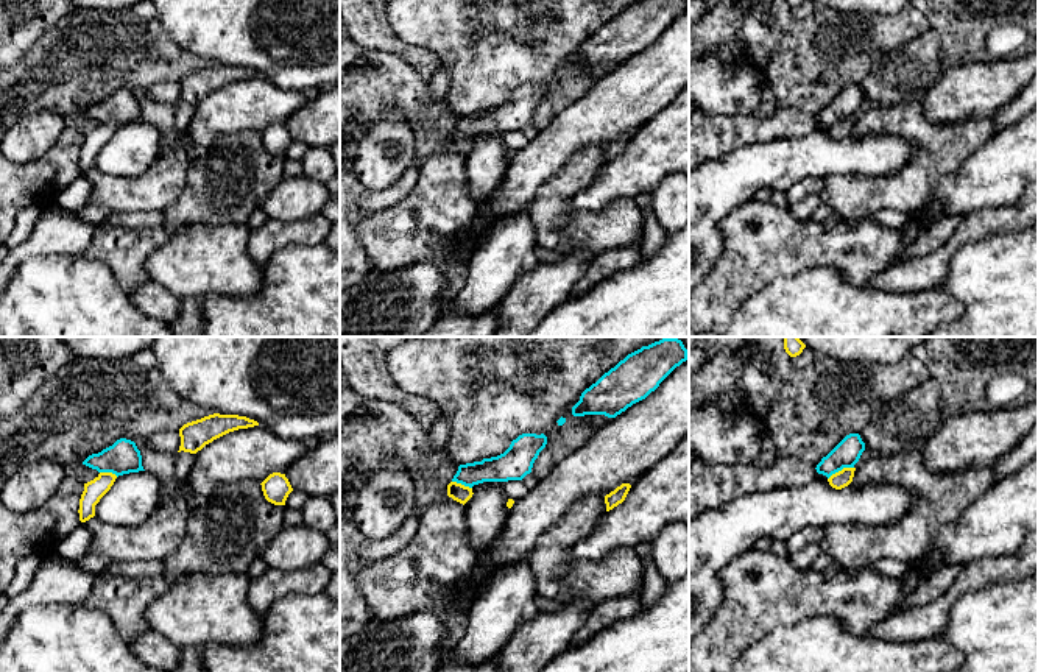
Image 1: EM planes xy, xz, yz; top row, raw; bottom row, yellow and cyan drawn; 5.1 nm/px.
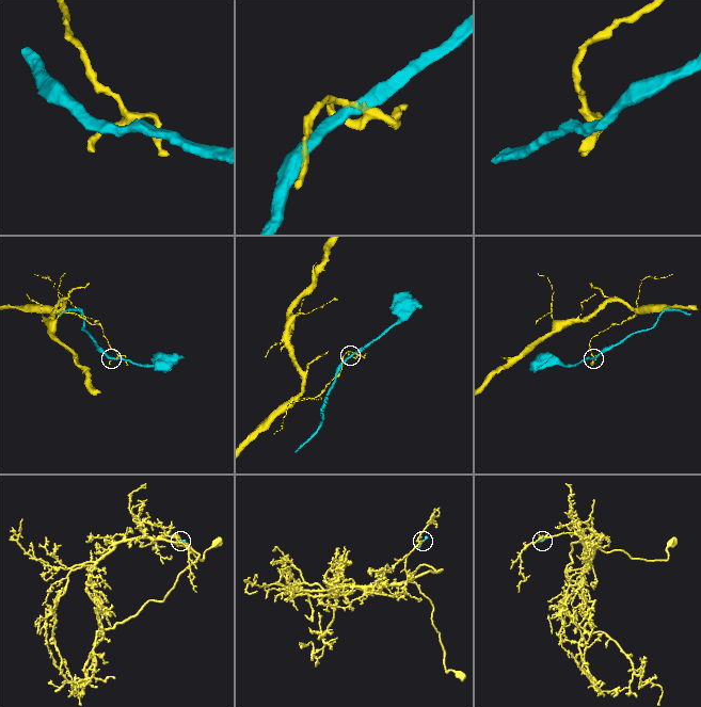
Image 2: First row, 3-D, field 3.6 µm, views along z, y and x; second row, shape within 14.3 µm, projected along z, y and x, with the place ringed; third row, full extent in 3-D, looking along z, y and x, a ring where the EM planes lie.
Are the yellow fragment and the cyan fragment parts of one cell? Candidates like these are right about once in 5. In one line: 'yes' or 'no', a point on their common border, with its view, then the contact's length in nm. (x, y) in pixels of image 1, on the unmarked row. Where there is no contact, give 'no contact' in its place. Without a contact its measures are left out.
no | yz (842, 120) | 150 nm

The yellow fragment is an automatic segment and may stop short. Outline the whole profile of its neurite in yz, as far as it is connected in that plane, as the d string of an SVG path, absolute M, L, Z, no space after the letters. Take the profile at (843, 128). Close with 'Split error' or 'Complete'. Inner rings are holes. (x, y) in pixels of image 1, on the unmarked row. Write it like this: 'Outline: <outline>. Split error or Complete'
Outline: M843 118L842 122L832 125L828 133L832 139L842 140L853 133L856 118Z. Complete

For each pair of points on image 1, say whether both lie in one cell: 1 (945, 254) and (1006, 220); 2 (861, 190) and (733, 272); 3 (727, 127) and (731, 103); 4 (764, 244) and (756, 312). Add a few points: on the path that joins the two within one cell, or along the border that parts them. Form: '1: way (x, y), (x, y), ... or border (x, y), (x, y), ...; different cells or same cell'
1: way (959, 239), (973, 226), (990, 220); same cell
2: border (842, 217), (870, 219); different cells
3: border (705, 113), (753, 114); different cells
4: border (794, 275), (773, 278), (753, 292), (733, 314); different cells

